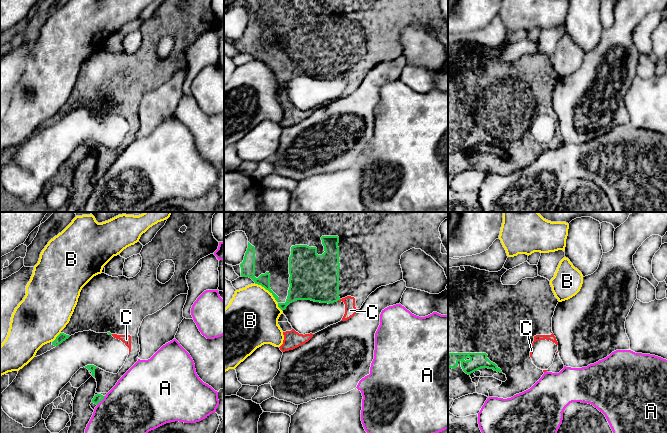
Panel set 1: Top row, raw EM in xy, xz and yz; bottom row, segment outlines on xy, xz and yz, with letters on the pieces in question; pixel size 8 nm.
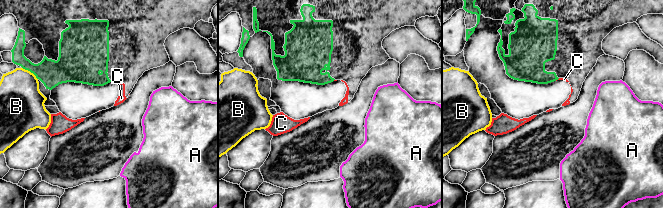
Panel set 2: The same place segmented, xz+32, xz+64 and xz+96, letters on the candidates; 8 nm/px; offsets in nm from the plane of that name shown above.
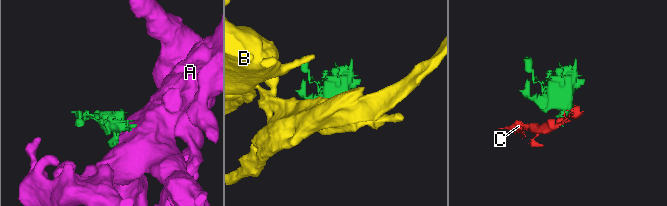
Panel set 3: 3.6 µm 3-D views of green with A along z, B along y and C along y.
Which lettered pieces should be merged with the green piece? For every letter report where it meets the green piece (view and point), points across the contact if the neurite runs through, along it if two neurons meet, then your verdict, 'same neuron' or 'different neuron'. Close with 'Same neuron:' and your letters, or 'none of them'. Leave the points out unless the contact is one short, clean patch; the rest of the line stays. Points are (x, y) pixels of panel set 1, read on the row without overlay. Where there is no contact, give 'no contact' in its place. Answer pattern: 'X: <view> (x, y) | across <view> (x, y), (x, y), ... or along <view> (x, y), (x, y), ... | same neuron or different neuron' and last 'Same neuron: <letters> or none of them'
A: xy (100, 177) | along xy (105, 172), (96, 180) | different neuron
B: xz (266, 65) | along xz (254, 59), (263, 62), (277, 77) | different neuron
C: xz (338, 75) | same neuron
Same neuron: C

